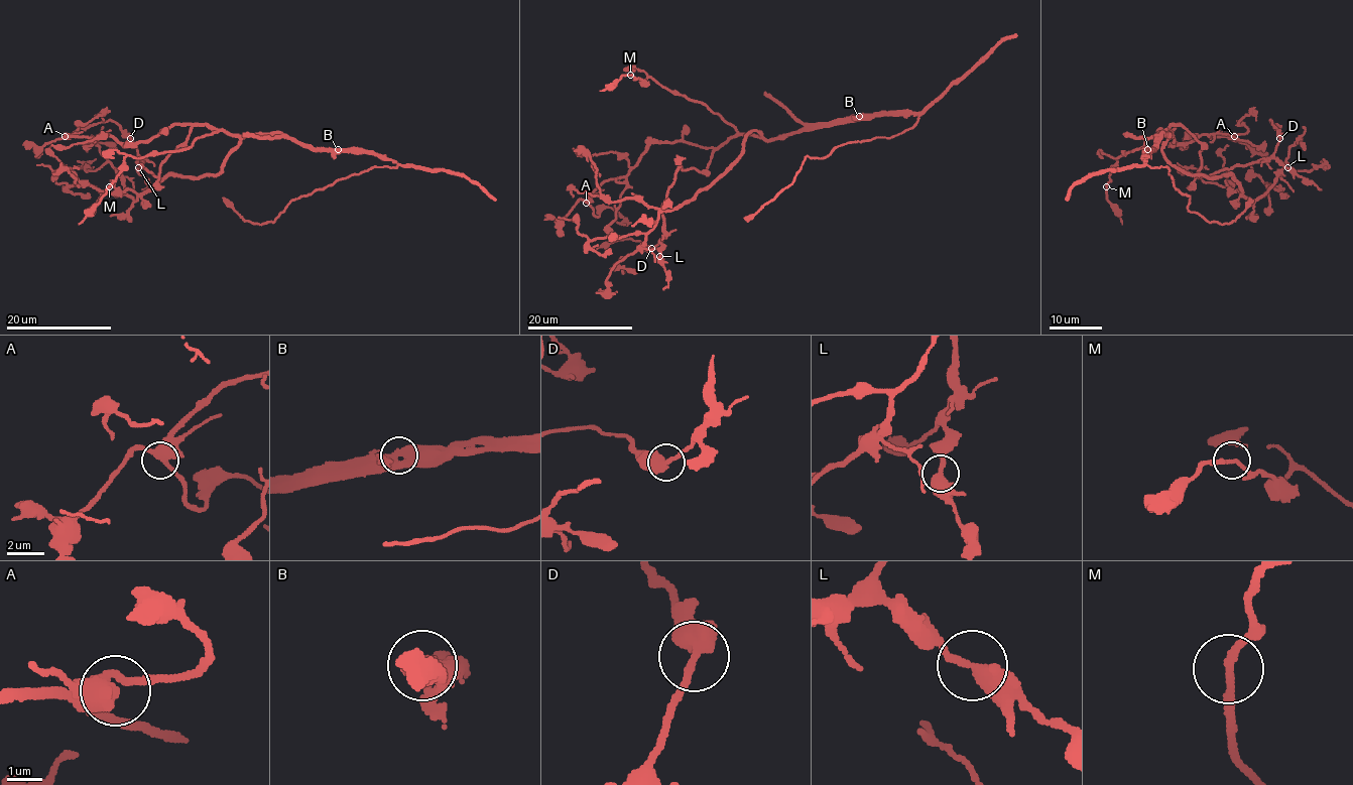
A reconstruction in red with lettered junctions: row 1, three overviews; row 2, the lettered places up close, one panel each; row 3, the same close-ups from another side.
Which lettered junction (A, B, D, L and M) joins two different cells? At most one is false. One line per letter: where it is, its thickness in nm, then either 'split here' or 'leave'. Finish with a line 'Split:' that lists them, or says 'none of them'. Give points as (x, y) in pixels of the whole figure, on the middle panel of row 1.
A: (586, 203) | 400 nm | leave
B: (859, 116) | 550 nm | split here
D: (651, 248) | 440 nm | leave
L: (659, 256) | 440 nm | leave
M: (630, 75) | 220 nm | leave
Split: B

